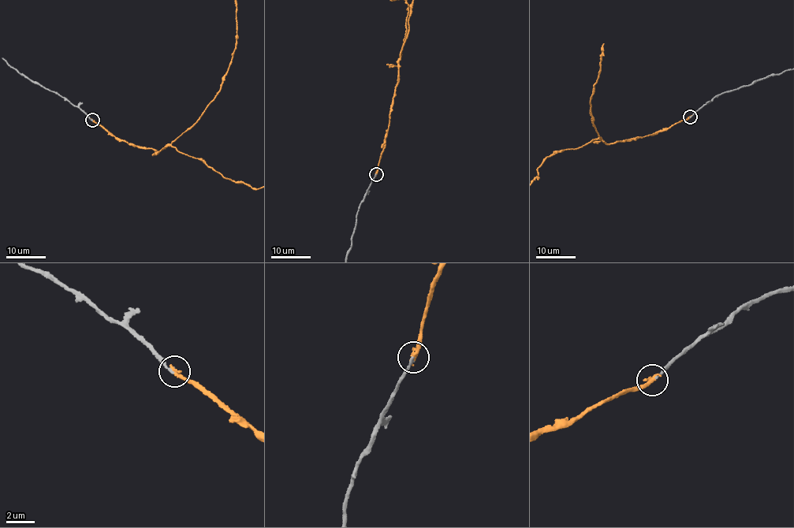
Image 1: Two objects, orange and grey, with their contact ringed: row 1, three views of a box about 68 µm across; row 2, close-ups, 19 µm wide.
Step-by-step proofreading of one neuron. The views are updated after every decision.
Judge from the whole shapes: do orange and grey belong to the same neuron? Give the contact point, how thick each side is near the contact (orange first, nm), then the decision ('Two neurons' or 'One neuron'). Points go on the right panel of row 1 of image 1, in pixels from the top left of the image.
Place: (690, 117). Thickness 320 nm (orange) against 220 nm. One neuron

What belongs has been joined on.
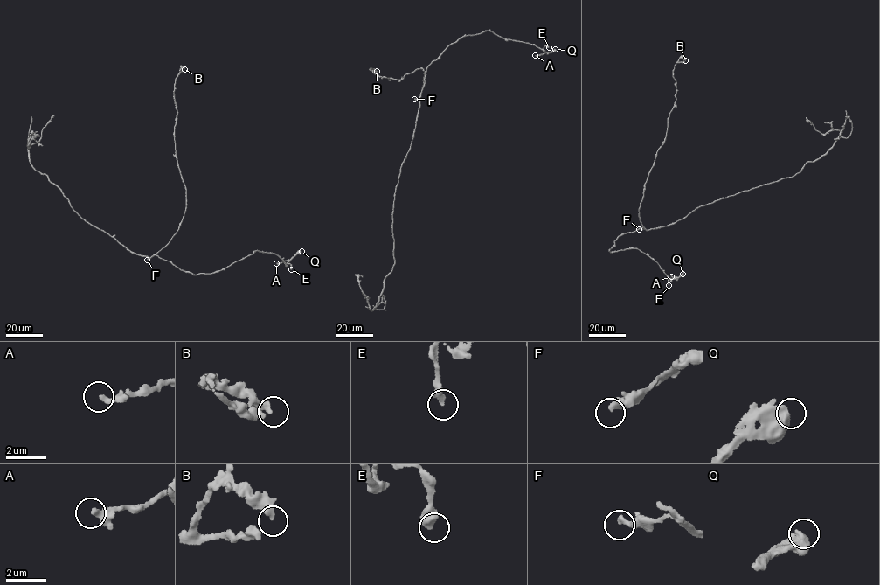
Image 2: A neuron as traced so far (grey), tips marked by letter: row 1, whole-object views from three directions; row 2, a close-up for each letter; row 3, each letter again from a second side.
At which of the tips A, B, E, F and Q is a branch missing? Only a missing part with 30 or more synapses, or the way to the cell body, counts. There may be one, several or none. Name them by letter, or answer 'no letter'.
no letter

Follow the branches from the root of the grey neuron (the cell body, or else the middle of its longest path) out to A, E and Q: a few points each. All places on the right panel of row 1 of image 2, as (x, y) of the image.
A: (679, 219), (621, 233), (609, 251), (637, 248), (655, 261), (670, 280), (675, 278), (671, 276)
E: (679, 219), (664, 226), (640, 227), (621, 233), (609, 251), (637, 248), (657, 262), (670, 279), (668, 285)
Q: (679, 219), (664, 226), (640, 227), (621, 233), (609, 251), (637, 248), (655, 261), (670, 280), (682, 274)

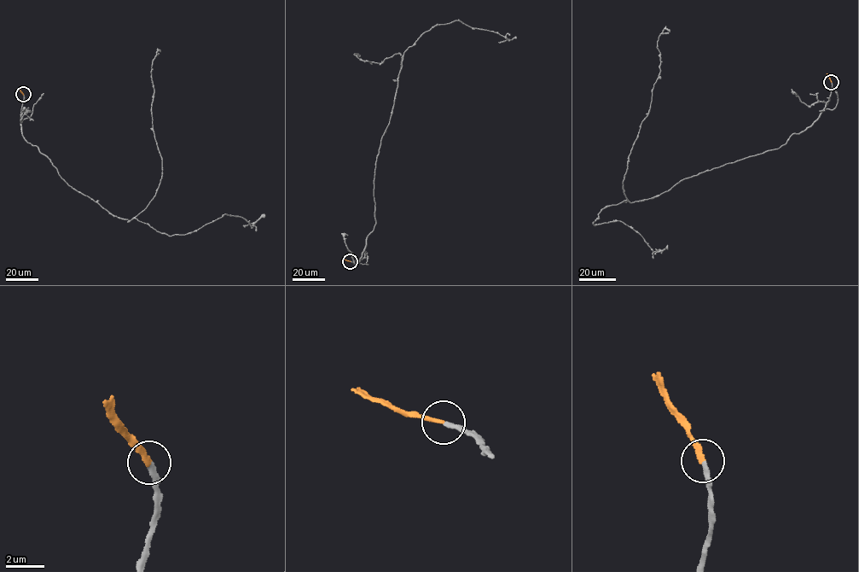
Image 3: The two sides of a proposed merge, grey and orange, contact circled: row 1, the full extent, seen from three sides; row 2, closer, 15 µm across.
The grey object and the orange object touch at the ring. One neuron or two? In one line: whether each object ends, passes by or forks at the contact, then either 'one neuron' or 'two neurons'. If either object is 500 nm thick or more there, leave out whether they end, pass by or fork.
grey ends there; orange ends there; one neuron

